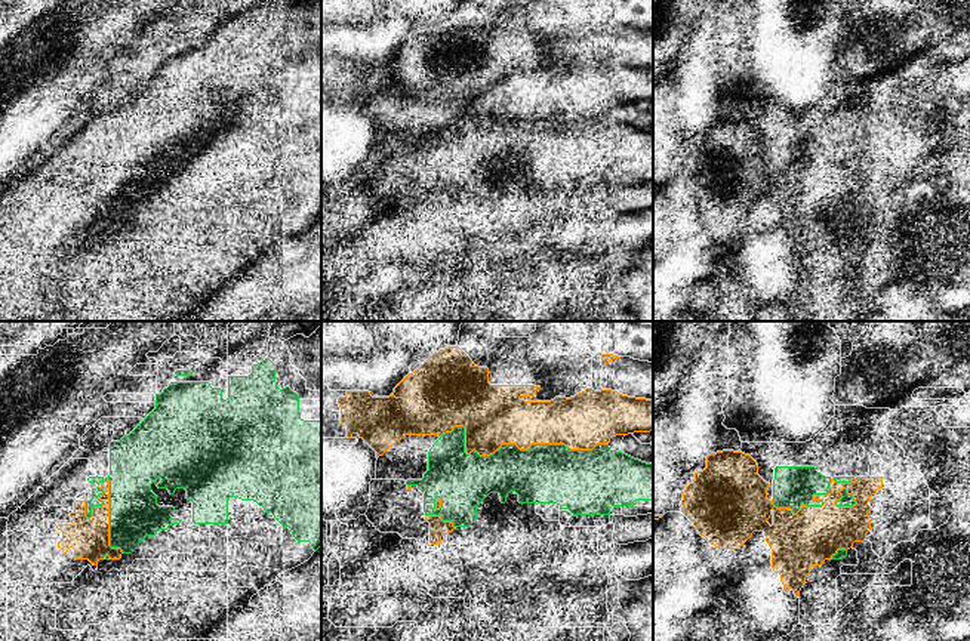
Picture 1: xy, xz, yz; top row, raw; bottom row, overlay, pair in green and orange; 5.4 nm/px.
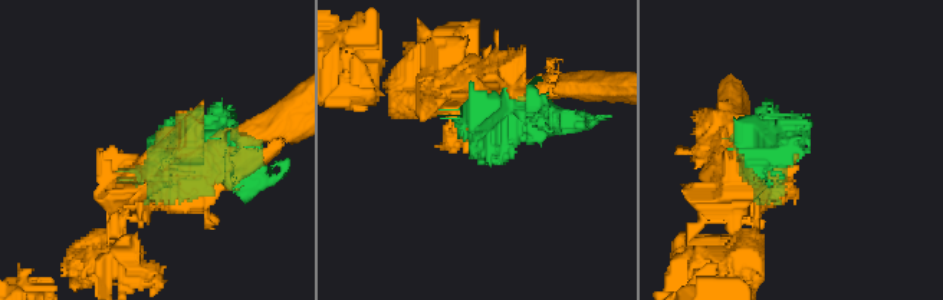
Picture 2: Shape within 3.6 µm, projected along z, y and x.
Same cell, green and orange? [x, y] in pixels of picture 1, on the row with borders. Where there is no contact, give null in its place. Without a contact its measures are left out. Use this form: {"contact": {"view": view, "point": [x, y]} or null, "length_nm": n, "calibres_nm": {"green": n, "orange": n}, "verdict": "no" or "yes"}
{"contact": {"view": "xz", "point": [513, 444]}, "length_nm": 900, "calibres_nm": {"green": 320, "orange": 340}, "verdict": "no"}

